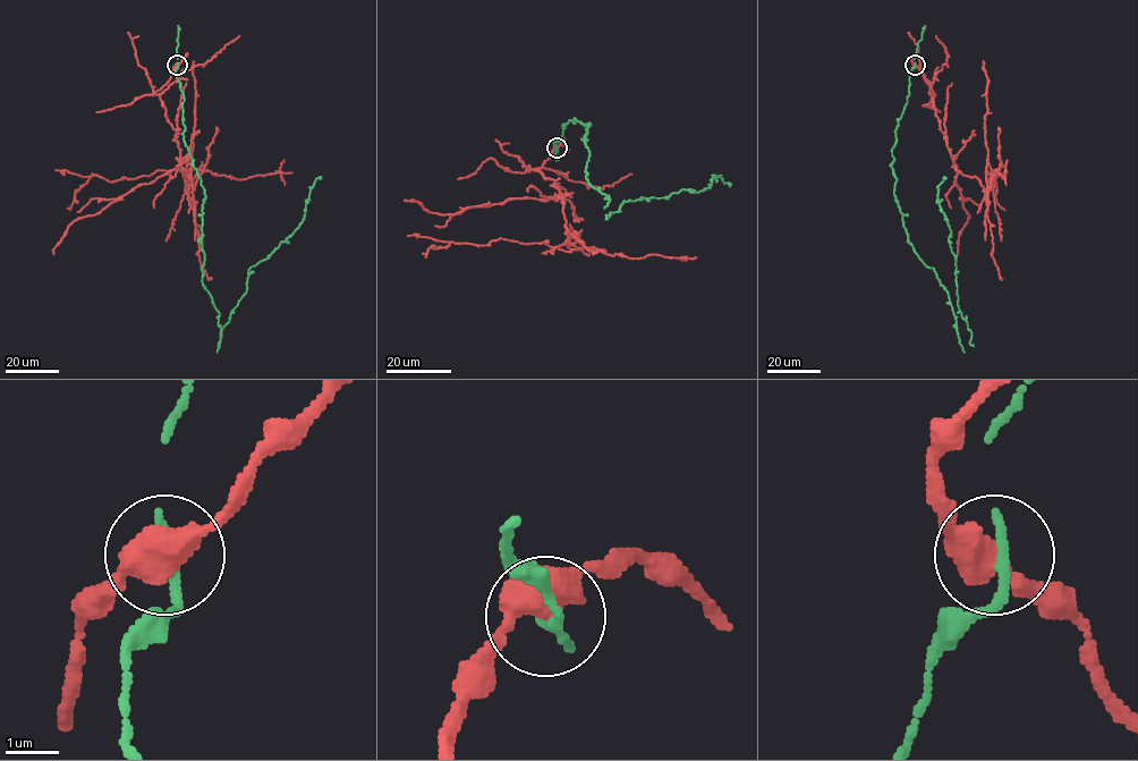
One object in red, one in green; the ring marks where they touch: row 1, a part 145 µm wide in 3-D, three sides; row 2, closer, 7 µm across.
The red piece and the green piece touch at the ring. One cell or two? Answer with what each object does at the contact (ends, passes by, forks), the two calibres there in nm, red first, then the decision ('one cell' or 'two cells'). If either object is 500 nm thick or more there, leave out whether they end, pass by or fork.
500 nm thick on the red side, 240 nm on the other; two cells

